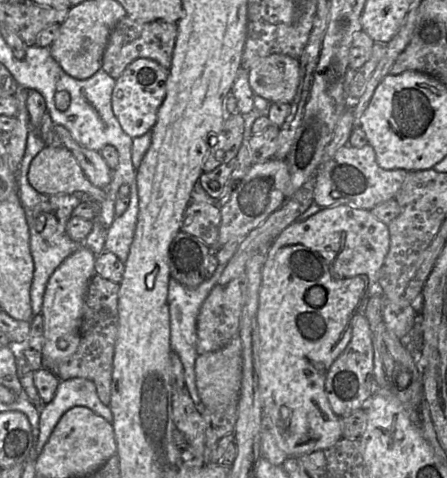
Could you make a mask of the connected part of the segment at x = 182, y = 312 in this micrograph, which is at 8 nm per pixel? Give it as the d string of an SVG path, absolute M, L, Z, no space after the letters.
M219 265L213 276L194 289L189 289L171 278L168 286L168 306L170 316L170 345L172 352L176 353L184 368L184 382L186 389L196 404L200 404L195 384L195 362L197 353L197 319L201 306L212 288L218 283L219 276L225 265Z

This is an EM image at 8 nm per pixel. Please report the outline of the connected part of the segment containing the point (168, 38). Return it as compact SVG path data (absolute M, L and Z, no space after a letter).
M126 16L116 24L109 36L102 58L101 69L114 79L117 79L131 62L139 58L152 59L161 66L169 68L172 62L177 33L177 23L162 20L139 22Z

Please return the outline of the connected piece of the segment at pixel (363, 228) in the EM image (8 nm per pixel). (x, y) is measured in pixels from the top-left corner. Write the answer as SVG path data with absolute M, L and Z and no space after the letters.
M348 205L325 207L303 221L293 222L277 236L269 247L262 268L259 306L257 312L257 325L259 332L258 387L263 407L263 414L271 419L278 445L291 458L297 458L314 451L328 449L334 446L342 438L341 419L335 415L329 405L325 393L325 380L330 366L344 351L351 340L355 315L360 314L370 296L380 294L377 280L389 248L390 234L388 225L373 216L370 210L356 209Z

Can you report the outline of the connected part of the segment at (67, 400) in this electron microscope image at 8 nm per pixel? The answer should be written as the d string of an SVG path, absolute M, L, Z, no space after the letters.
M83 378L61 381L52 401L40 410L39 435L28 459L37 459L62 415L74 407L88 408L109 423L113 421L109 406L99 400L92 381Z

